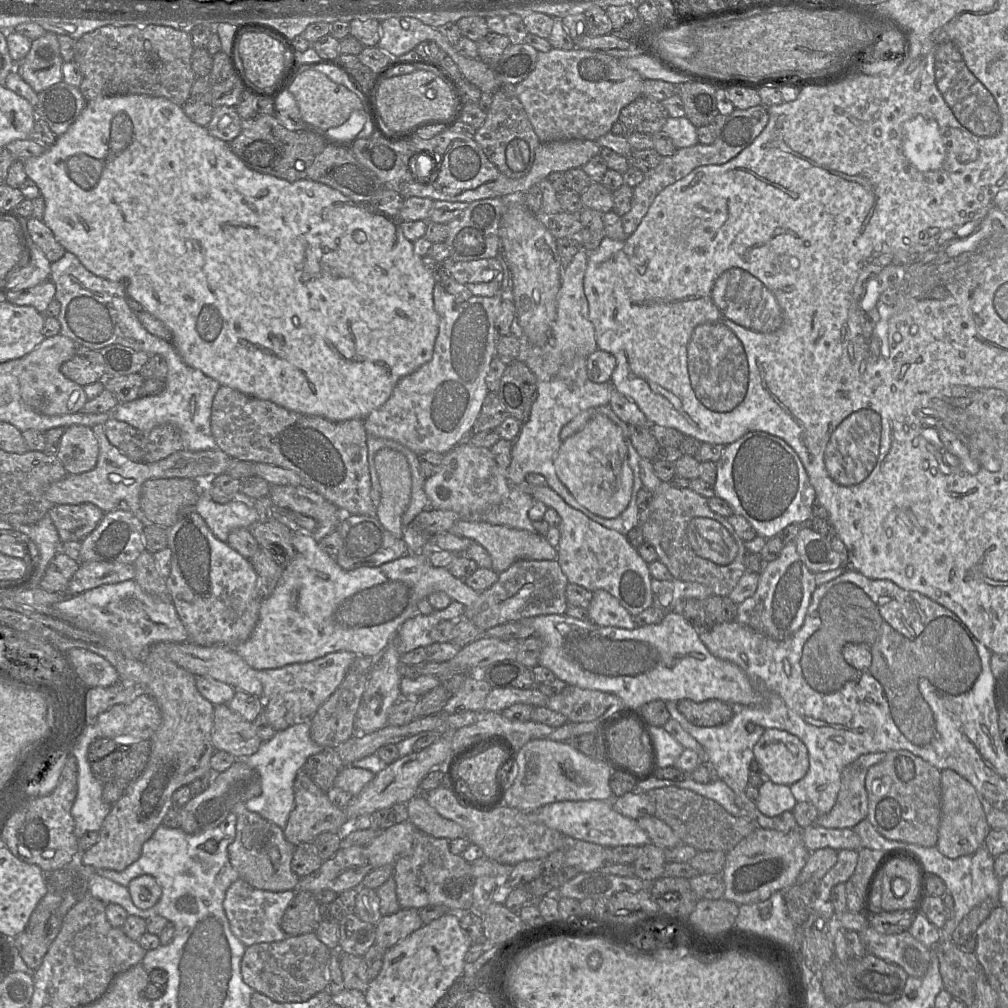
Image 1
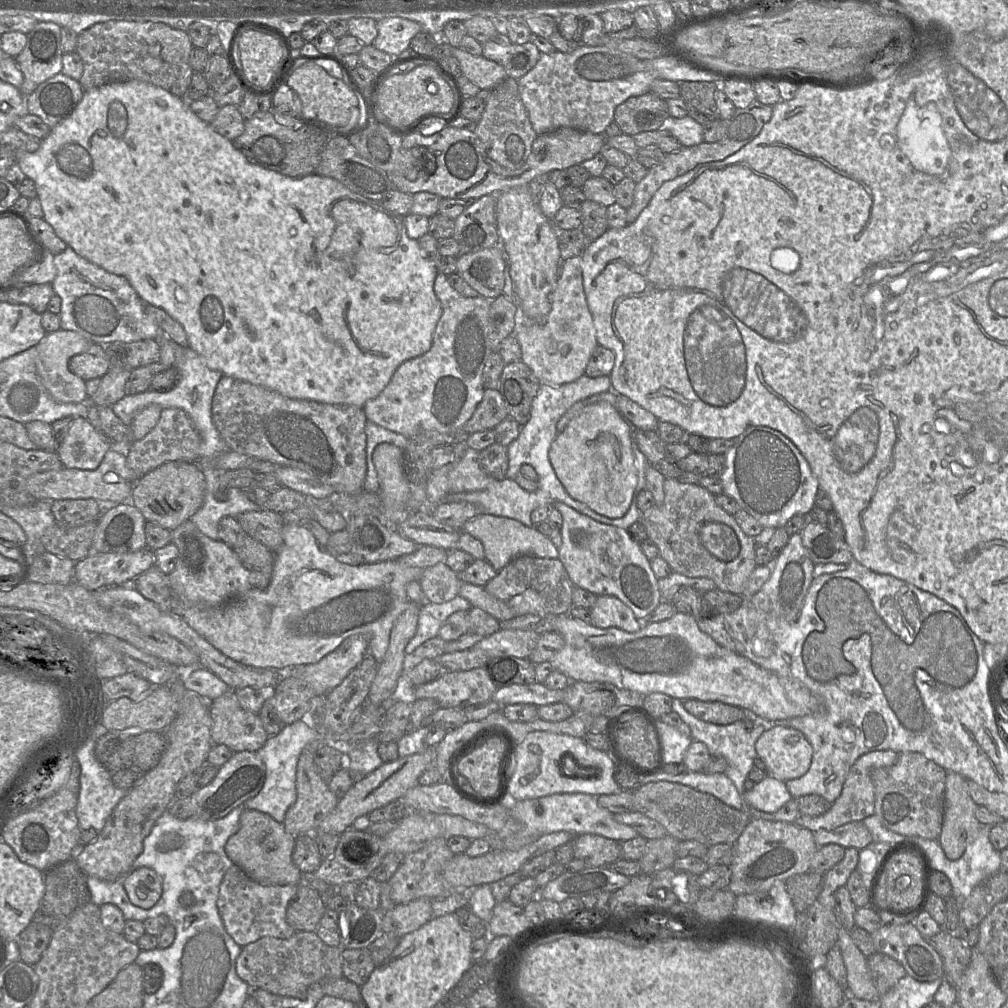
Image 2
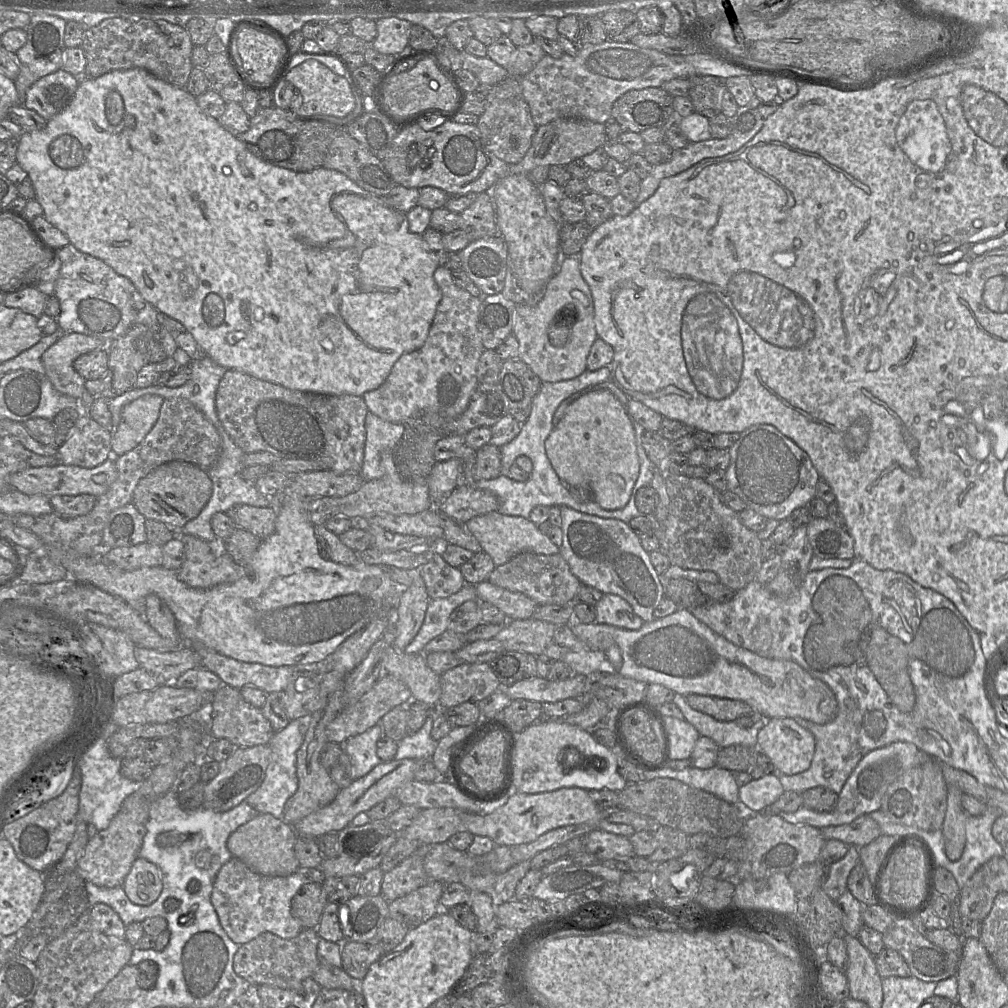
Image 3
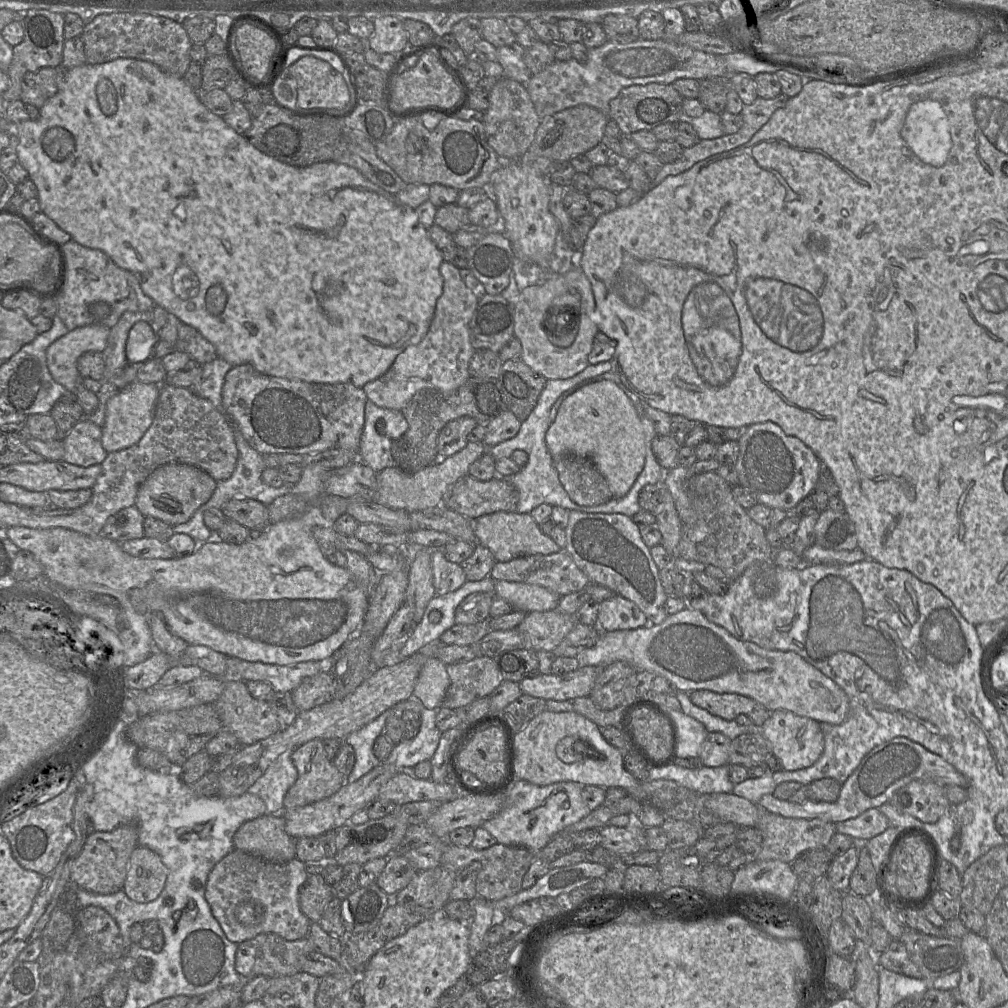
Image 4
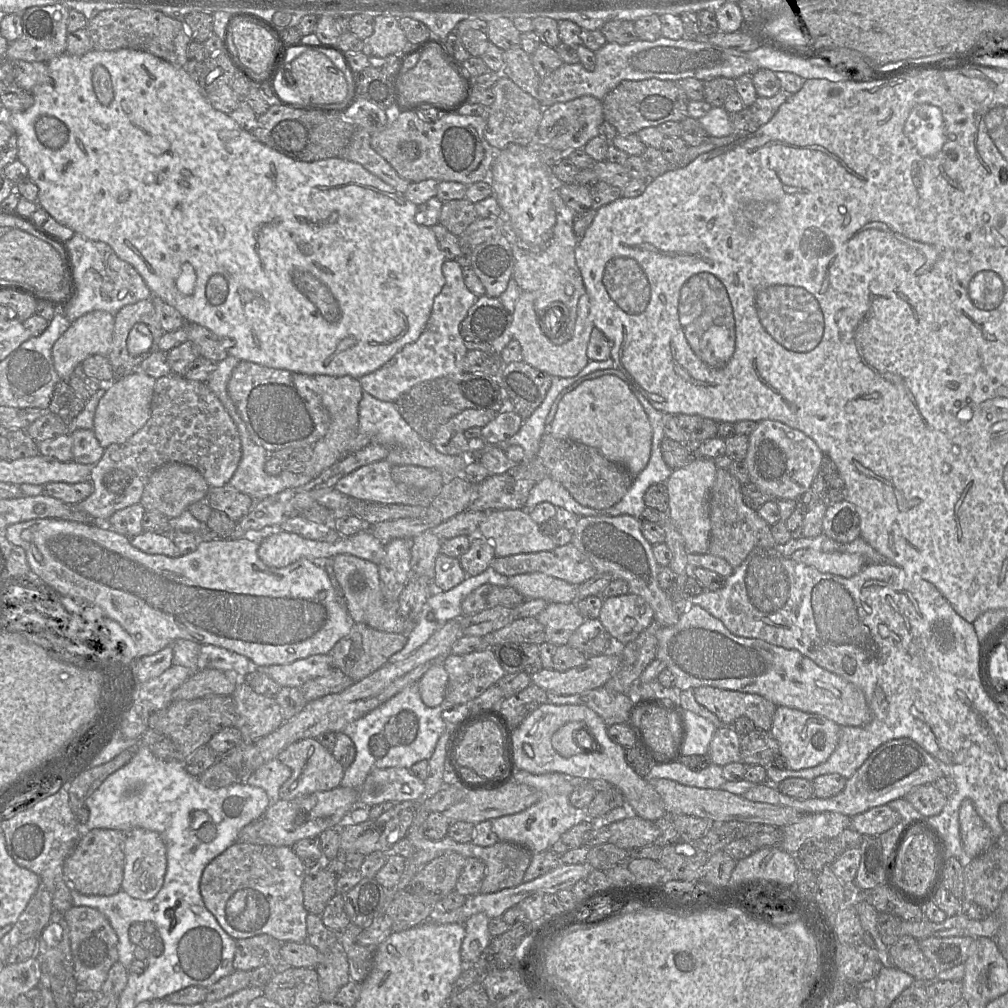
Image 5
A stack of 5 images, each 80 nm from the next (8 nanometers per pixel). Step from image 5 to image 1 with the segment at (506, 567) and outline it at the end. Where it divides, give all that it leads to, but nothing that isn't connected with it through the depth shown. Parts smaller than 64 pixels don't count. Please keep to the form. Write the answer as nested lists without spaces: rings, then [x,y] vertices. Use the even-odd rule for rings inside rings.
[[[518,560],[508,569],[498,573],[497,581],[480,592],[477,600],[466,607],[462,617],[486,631],[511,621],[549,614],[565,614],[568,580],[555,560]]]

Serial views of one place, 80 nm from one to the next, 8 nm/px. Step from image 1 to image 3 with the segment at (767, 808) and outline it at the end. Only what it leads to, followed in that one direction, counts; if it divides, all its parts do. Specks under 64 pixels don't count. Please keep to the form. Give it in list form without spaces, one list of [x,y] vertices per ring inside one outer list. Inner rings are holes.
[[[772,774],[739,787],[739,800],[753,812],[760,812],[774,803],[784,792],[779,779]]]

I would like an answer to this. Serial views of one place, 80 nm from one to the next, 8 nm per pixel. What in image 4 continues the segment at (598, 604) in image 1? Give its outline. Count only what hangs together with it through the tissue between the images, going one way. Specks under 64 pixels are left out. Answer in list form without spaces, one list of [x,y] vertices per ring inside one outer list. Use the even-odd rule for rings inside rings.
[[[618,594],[600,603],[597,619],[600,631],[630,630],[647,625],[648,619],[639,607]]]

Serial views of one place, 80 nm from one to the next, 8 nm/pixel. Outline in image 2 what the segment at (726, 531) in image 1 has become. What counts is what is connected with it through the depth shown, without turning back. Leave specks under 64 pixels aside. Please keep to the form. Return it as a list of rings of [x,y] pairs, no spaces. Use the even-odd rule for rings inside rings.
[[[665,478],[663,486],[663,503],[654,504],[641,513],[640,519],[646,528],[647,538],[658,547],[659,555],[674,572],[690,578],[709,578],[718,589],[742,595],[751,573],[757,567],[754,538],[748,536],[735,518],[716,503],[715,495],[699,484],[682,483],[677,478]]]

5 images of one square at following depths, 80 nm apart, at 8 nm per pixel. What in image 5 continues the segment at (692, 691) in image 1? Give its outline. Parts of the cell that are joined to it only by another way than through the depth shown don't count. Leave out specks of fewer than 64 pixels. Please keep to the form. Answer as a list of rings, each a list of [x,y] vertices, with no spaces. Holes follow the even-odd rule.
[[[690,604],[687,611],[679,615],[675,625],[661,627],[656,633],[657,657],[666,663],[674,675],[674,687],[678,690],[712,686],[758,694],[776,706],[786,706],[807,713],[818,714],[834,721],[839,726],[858,727],[872,719],[871,709],[861,689],[842,677],[820,667],[796,649],[787,649],[756,638],[745,638],[732,634],[716,617],[698,605]]]

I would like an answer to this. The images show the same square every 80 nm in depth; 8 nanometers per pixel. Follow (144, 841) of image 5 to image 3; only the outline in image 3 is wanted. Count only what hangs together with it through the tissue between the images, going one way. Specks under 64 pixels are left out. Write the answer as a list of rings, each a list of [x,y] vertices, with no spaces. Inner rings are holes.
[[[137,857],[124,879],[123,888],[132,903],[149,906],[163,890],[161,869],[149,860]]]

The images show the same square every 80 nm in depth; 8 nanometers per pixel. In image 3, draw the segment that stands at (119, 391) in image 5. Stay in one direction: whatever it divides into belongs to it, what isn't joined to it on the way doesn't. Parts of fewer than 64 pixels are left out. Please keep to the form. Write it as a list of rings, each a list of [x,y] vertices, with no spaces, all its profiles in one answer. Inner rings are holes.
[[[144,395],[125,405],[120,422],[111,431],[113,456],[120,456],[135,448],[155,425],[163,398],[158,395]]]

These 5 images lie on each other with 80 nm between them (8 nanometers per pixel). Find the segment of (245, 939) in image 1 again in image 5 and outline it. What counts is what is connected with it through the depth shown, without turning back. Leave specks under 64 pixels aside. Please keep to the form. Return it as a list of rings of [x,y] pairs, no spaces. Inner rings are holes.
[[[237,841],[206,866],[200,881],[200,892],[206,908],[233,939],[239,940],[266,934],[281,942],[302,943],[307,938],[308,912],[304,906],[302,893],[305,876],[306,870],[301,858],[291,847],[274,847]]]

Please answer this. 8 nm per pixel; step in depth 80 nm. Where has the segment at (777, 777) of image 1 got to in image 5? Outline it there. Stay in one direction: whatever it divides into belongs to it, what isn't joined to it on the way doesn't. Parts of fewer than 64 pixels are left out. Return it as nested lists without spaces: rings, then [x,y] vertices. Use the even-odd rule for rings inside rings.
[[[777,706],[769,733],[779,744],[786,768],[801,770],[822,764],[830,757],[837,746],[840,728],[841,726],[824,716]]]

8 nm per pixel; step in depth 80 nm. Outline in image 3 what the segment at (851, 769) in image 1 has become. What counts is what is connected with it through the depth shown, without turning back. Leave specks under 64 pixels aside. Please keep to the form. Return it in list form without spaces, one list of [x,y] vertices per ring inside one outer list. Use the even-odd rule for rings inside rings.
[[[898,741],[867,753],[857,764],[838,794],[835,809],[830,812],[818,812],[801,806],[795,812],[782,812],[779,815],[787,822],[796,825],[810,825],[818,829],[828,826],[848,824],[859,816],[880,809],[882,797],[899,775],[906,770],[934,759],[928,753],[910,742]]]

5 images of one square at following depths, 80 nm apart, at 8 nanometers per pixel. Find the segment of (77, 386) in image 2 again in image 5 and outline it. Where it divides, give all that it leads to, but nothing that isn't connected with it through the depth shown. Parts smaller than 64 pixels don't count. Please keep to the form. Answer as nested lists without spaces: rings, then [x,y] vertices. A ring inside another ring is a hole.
[[[95,310],[84,314],[71,323],[70,327],[57,339],[52,347],[53,365],[62,380],[68,379],[74,373],[77,365],[81,364],[87,357],[101,354],[108,358],[112,348],[115,315]]]

